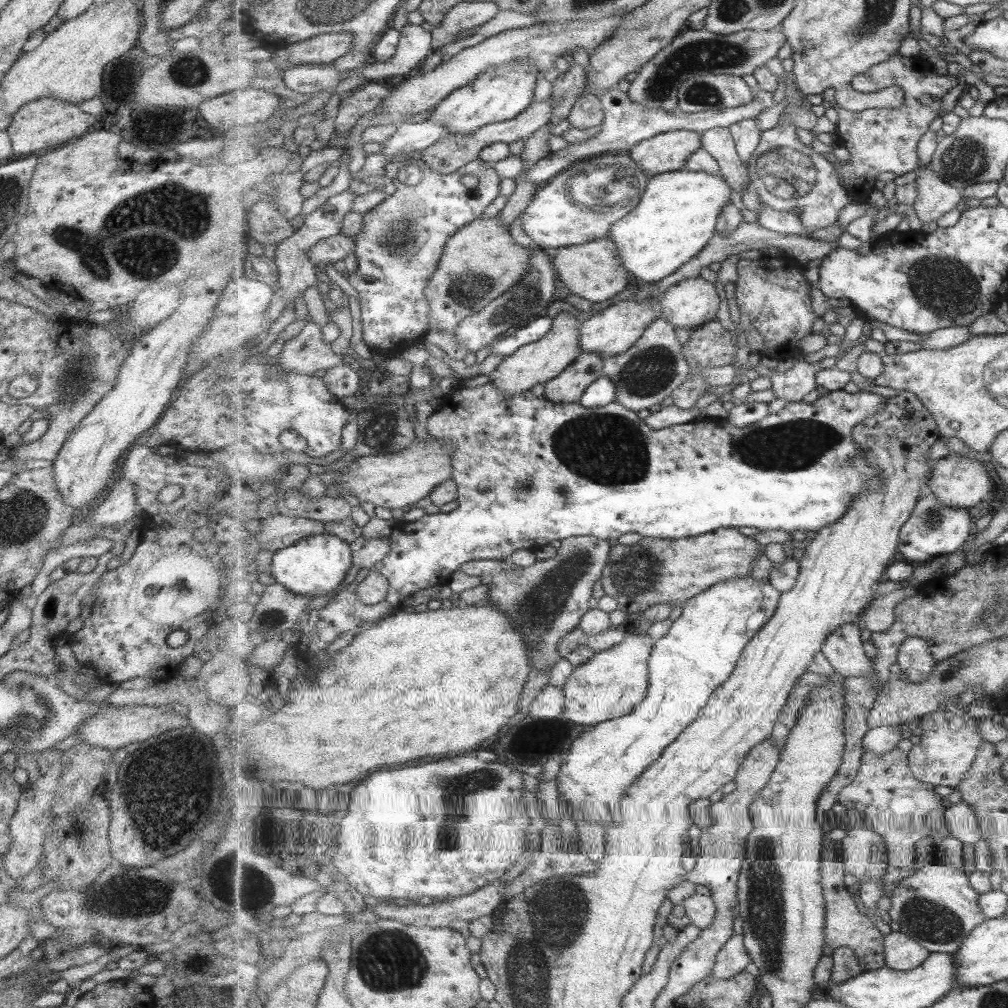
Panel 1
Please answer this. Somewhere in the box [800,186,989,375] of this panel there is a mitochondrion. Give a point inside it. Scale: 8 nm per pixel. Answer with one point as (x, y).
(945, 287)

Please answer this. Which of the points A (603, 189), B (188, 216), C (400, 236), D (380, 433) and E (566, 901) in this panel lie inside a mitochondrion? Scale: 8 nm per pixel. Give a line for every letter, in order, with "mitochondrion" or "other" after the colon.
A: mitochondrion
B: mitochondrion
C: mitochondrion
D: mitochondrion
E: mitochondrion

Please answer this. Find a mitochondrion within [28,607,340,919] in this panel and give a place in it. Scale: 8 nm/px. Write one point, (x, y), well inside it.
(158, 797)

